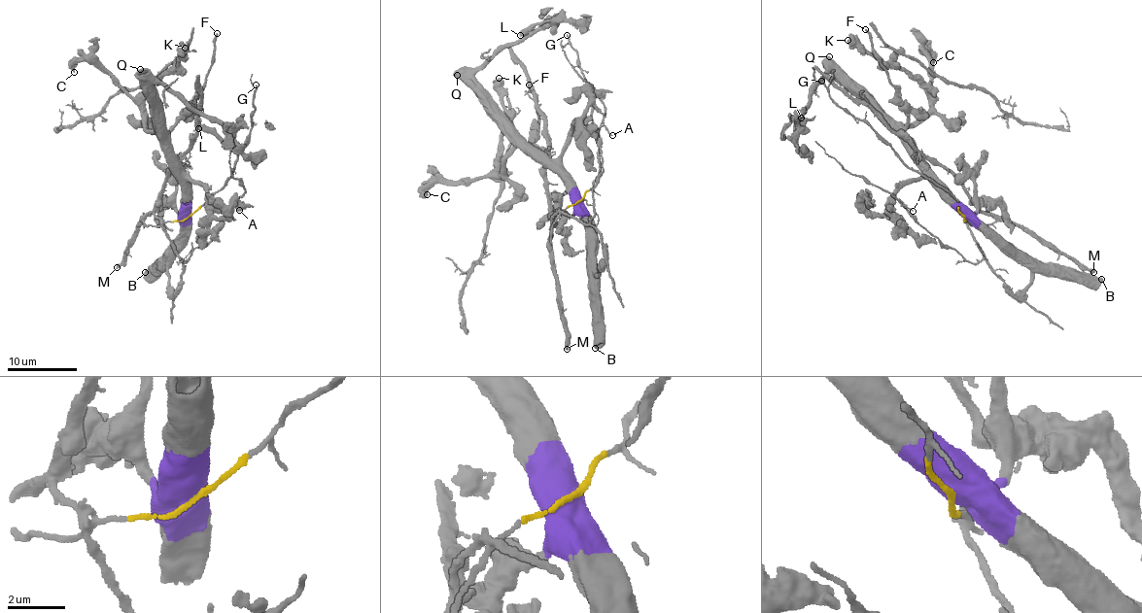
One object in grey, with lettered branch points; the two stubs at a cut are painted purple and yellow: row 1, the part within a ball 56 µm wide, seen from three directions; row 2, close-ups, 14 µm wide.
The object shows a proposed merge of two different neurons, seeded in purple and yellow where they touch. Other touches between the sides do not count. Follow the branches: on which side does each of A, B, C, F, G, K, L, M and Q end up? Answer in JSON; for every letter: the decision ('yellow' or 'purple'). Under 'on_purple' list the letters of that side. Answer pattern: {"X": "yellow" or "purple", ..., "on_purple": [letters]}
{"A": "yellow", "B": "purple", "C": "purple", "F": "purple", "G": "yellow", "K": "purple", "L": "purple", "M": "yellow", "Q": "purple", "on_purple": ["B", "C", "F", "K", "L", "Q"]}

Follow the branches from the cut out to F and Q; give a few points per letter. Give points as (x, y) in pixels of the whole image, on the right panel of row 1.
F: (964, 217), (956, 207), (954, 196), (935, 179), (905, 132), (907, 115), (873, 48), (871, 36), (865, 29)
Q: (964, 217), (956, 207), (954, 196), (935, 179), (904, 131), (868, 92), (828, 56)

